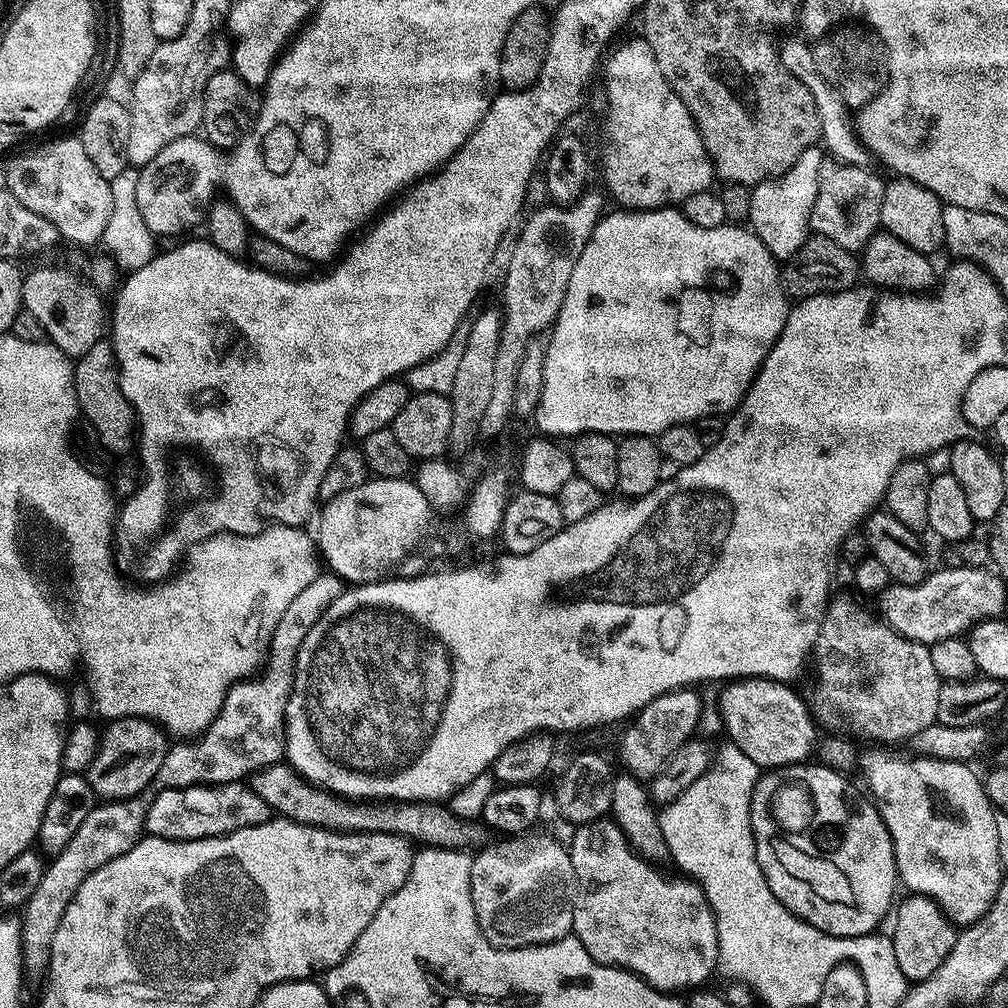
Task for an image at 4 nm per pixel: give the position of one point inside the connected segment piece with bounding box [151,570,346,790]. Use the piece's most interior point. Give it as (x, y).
(249, 734)

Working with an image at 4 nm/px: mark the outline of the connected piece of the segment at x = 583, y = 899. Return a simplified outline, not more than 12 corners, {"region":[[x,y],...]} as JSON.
{"region":[[575,829],[572,932],[659,992],[717,971],[704,889]]}

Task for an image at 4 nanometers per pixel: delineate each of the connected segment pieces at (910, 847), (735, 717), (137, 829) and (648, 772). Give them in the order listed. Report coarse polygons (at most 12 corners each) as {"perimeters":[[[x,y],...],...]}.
{"perimeters":[[[959,760],[868,764],[909,893],[957,926],[1001,892],[996,809]],[[792,686],[721,687],[727,739],[764,770],[807,761],[818,740]],[[151,795],[97,803],[22,908],[27,971],[47,969],[84,879],[145,835]],[[654,698],[620,740],[623,771],[651,781],[693,739],[700,700]]]}

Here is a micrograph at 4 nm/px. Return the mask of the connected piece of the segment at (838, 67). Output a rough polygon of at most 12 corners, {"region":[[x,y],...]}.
{"region":[[868,16],[833,27],[812,48],[818,74],[859,110],[892,66]]}

